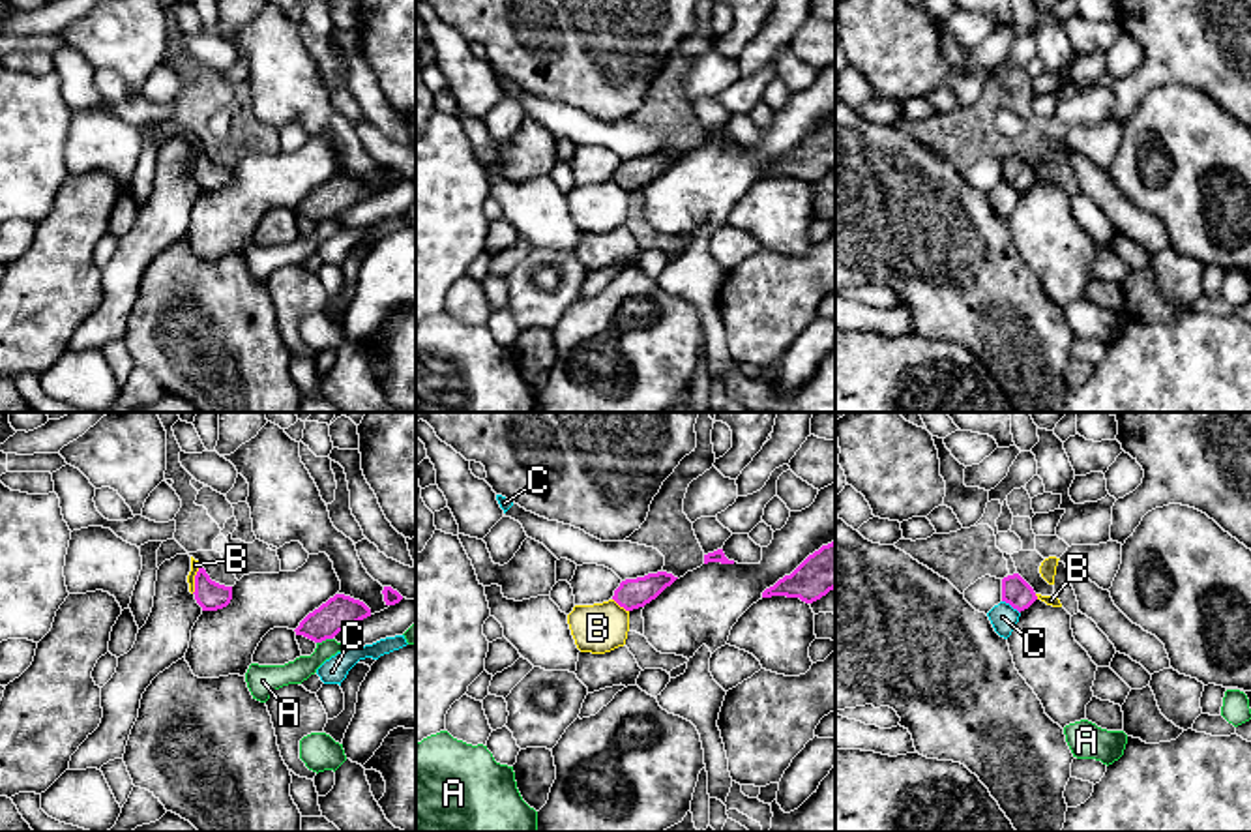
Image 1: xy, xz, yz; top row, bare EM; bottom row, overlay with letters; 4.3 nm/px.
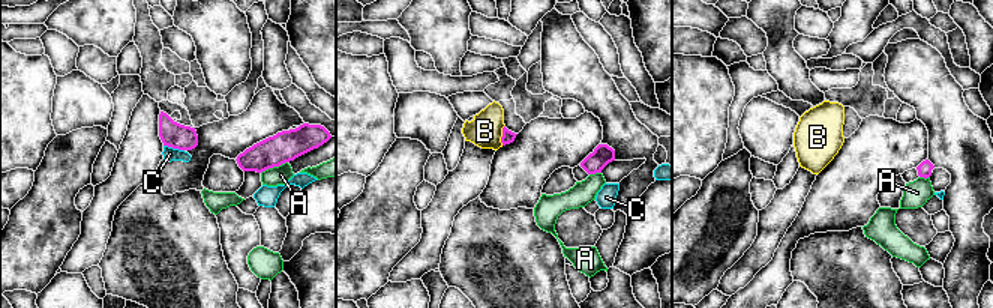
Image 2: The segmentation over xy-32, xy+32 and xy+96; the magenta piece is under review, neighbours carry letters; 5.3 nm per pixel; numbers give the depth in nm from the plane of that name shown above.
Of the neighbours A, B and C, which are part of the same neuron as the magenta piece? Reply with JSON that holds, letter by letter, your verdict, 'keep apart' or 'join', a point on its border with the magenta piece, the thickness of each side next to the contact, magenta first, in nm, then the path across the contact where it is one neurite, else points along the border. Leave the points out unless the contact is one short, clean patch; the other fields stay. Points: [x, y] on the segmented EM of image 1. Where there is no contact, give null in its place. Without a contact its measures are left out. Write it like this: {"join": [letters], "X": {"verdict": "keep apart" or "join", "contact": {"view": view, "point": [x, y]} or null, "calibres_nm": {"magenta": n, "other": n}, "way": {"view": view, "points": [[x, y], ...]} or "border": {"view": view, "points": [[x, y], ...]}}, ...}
{"join": [], "A": {"verdict": "keep apart", "contact": {"view": "xy", "point": [324, 639]}, "calibres_nm": {"magenta": 150, "other": 100}}, "B": {"verdict": "keep apart", "contact": {"view": "xy", "point": [195, 579]}, "calibres_nm": {"magenta": 120, "other": 40}, "border": {"view": "xy", "points": [[201, 566], [191, 593]]}}, "C": {"verdict": "keep apart", "contact": {"view": "yz", "point": [1012, 606]}, "calibres_nm": {"magenta": 120, "other": 120}, "border": {"view": "yz", "points": [[1002, 600], [1019, 613]]}}}

